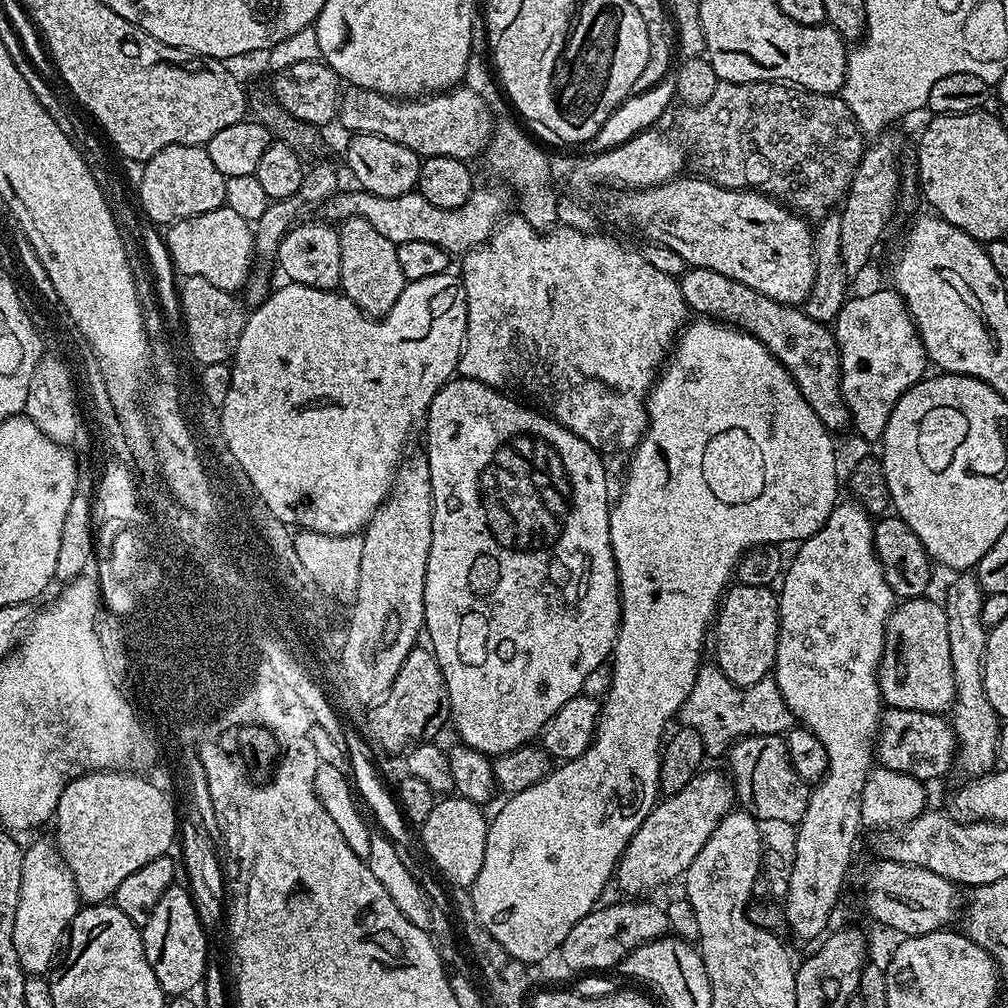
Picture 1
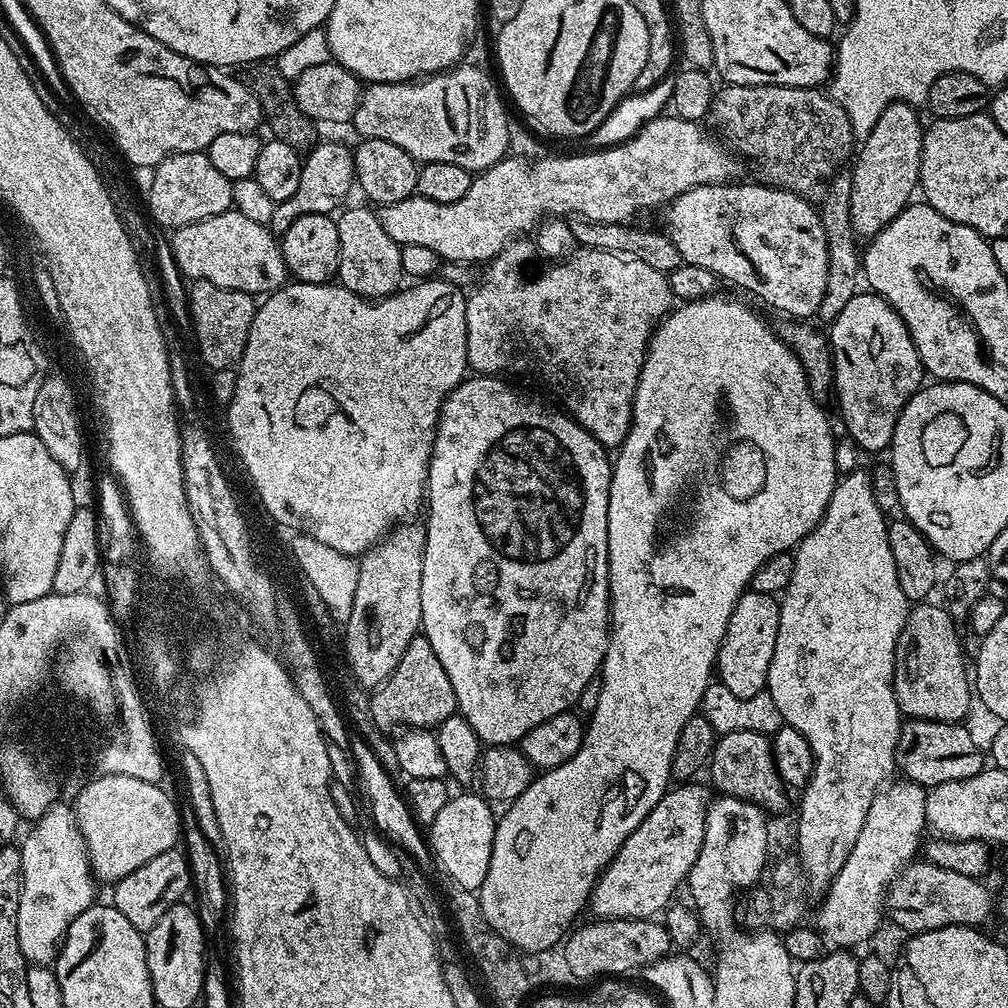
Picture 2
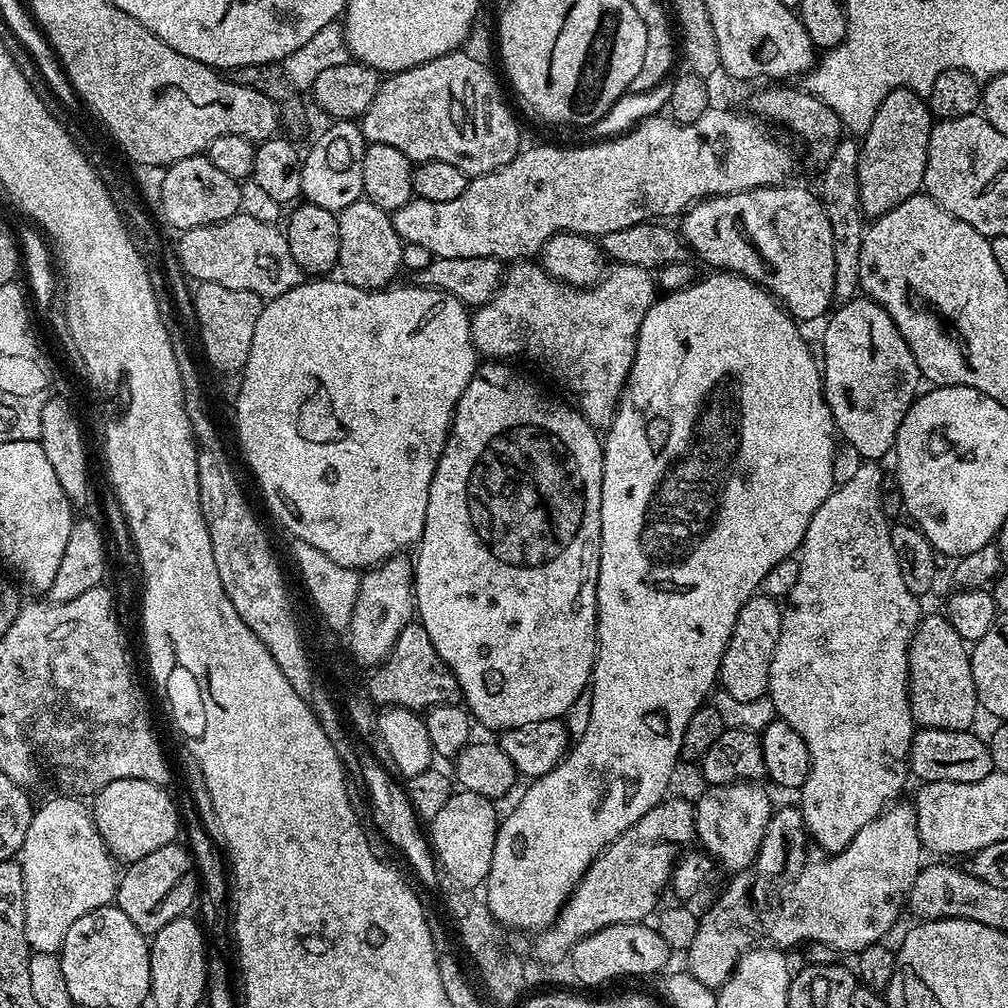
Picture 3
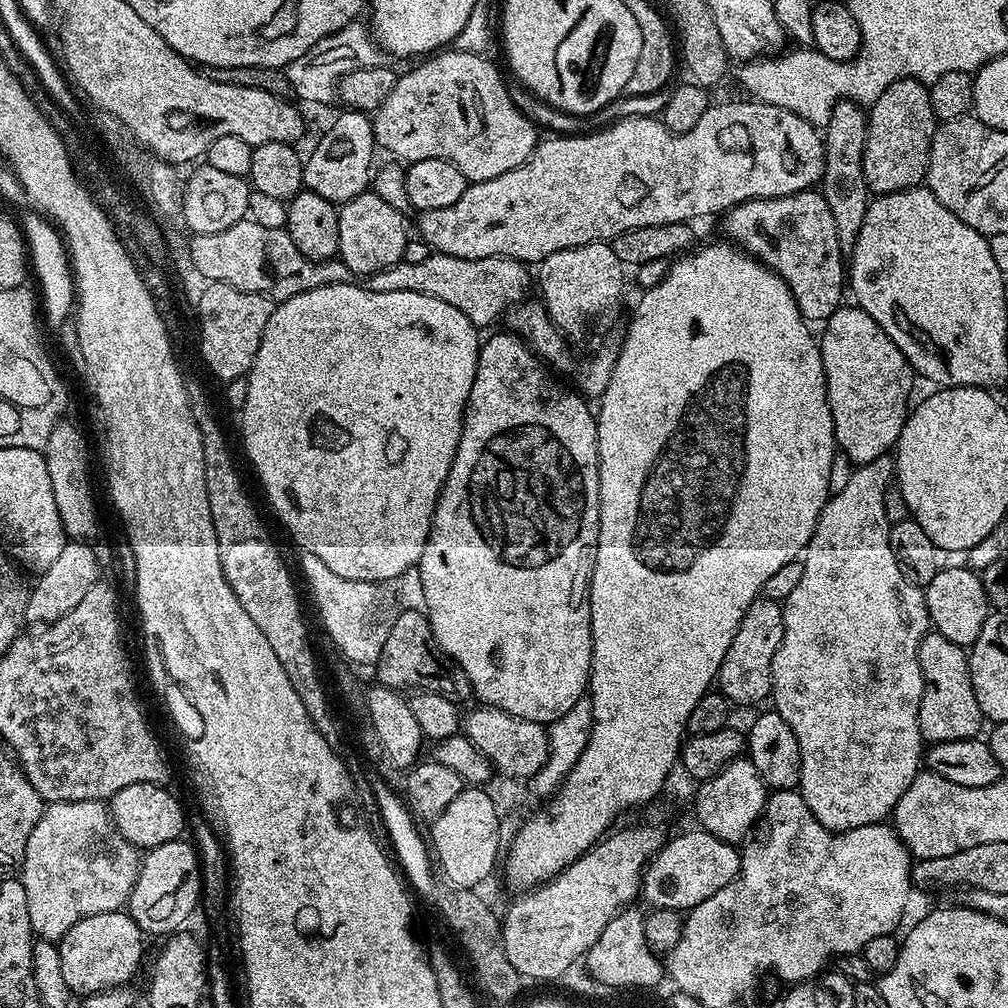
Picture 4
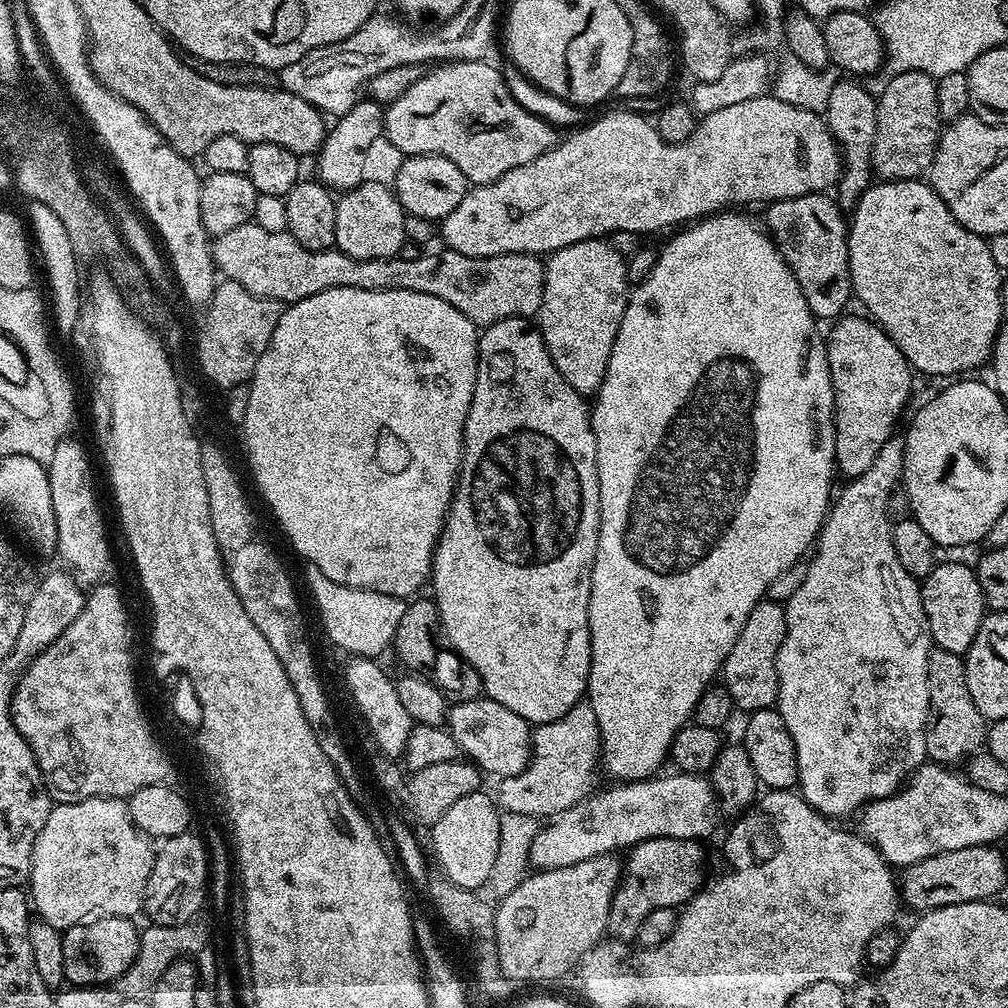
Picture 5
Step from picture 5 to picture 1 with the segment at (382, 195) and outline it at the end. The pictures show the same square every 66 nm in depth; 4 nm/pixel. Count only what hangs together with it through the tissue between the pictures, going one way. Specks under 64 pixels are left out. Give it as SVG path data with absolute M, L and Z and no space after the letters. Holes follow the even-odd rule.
M351 216L339 225L338 231L342 246L339 291L350 298L350 302L357 304L366 316L387 316L398 302L406 283L398 266L396 245L390 242L390 238L382 238L382 234L378 234L378 230L374 230L374 226L370 226L364 216Z

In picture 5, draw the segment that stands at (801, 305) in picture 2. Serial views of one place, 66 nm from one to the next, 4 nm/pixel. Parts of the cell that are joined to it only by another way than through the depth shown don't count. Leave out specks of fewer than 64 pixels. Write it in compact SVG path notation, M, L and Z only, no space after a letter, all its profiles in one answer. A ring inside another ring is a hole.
M815 192L798 198L774 200L767 205L765 212L768 213L765 214L764 220L762 219L763 227L790 266L794 278L798 278L798 286L802 286L802 294L806 294L808 309L812 311L813 316L820 322L832 322L845 315L847 308L844 307L847 306L848 299L853 299L854 293L848 265L848 224L839 203L831 195Z

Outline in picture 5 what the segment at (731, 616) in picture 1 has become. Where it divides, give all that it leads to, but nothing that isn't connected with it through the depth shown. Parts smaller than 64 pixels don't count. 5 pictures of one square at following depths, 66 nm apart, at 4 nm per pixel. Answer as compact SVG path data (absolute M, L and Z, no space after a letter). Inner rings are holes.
M765 598L754 606L754 610L750 610L750 618L746 618L746 626L742 626L738 642L734 642L730 654L726 654L722 669L722 685L740 712L742 710L744 714L751 714L775 705L780 685L776 655L785 634L786 614L783 603Z

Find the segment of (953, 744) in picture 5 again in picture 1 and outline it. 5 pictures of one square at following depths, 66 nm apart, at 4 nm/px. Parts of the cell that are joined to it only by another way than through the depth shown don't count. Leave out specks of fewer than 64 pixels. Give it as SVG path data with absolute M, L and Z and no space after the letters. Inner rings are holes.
M908 598L903 601L893 611L892 616L888 619L888 625L884 631L884 653L880 659L880 694L883 703L888 708L901 708L902 710L918 710L919 712L934 712L944 714L951 709L956 702L956 683L954 682L954 662L950 658L950 630L948 629L948 614L943 603L935 604L929 598Z

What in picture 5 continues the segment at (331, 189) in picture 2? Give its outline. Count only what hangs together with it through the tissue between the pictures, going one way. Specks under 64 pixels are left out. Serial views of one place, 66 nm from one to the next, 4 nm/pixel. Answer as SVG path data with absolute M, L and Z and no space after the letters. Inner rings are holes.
M361 98L356 101L345 116L339 117L336 124L327 129L324 137L324 144L321 146L316 160L316 172L319 183L343 194L359 184L364 183L362 176L362 165L365 162L366 150L370 142L382 135L384 130L384 109L385 105L376 103L371 98Z

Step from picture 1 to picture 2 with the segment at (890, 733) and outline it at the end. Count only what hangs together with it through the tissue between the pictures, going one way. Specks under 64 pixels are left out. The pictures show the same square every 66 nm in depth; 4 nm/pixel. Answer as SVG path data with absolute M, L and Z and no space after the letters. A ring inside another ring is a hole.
M905 719L896 747L896 766L905 780L921 784L924 789L936 788L942 782L969 780L984 771L986 752L976 745L976 740L964 729L963 723L943 724L933 720Z

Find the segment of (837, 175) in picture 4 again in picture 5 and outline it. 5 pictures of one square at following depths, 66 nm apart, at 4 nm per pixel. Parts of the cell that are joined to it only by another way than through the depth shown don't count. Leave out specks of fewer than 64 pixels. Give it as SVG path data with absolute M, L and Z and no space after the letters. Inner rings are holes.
M852 78L837 79L824 107L828 128L832 131L836 143L840 145L842 167L840 179L836 181L834 196L841 209L844 210L855 208L862 194L868 189L868 185L873 183L872 151L874 150L874 138L878 134L877 97L873 93L871 96L862 85L855 84L855 82L860 83Z

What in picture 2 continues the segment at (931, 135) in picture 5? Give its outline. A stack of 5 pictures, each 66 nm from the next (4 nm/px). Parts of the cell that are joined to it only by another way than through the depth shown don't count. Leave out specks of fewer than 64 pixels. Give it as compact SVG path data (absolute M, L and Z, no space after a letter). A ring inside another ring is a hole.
M888 104L874 122L874 130L863 137L850 168L850 226L861 241L877 236L887 224L894 222L903 208L913 199L920 182L920 151L925 125L911 104Z

